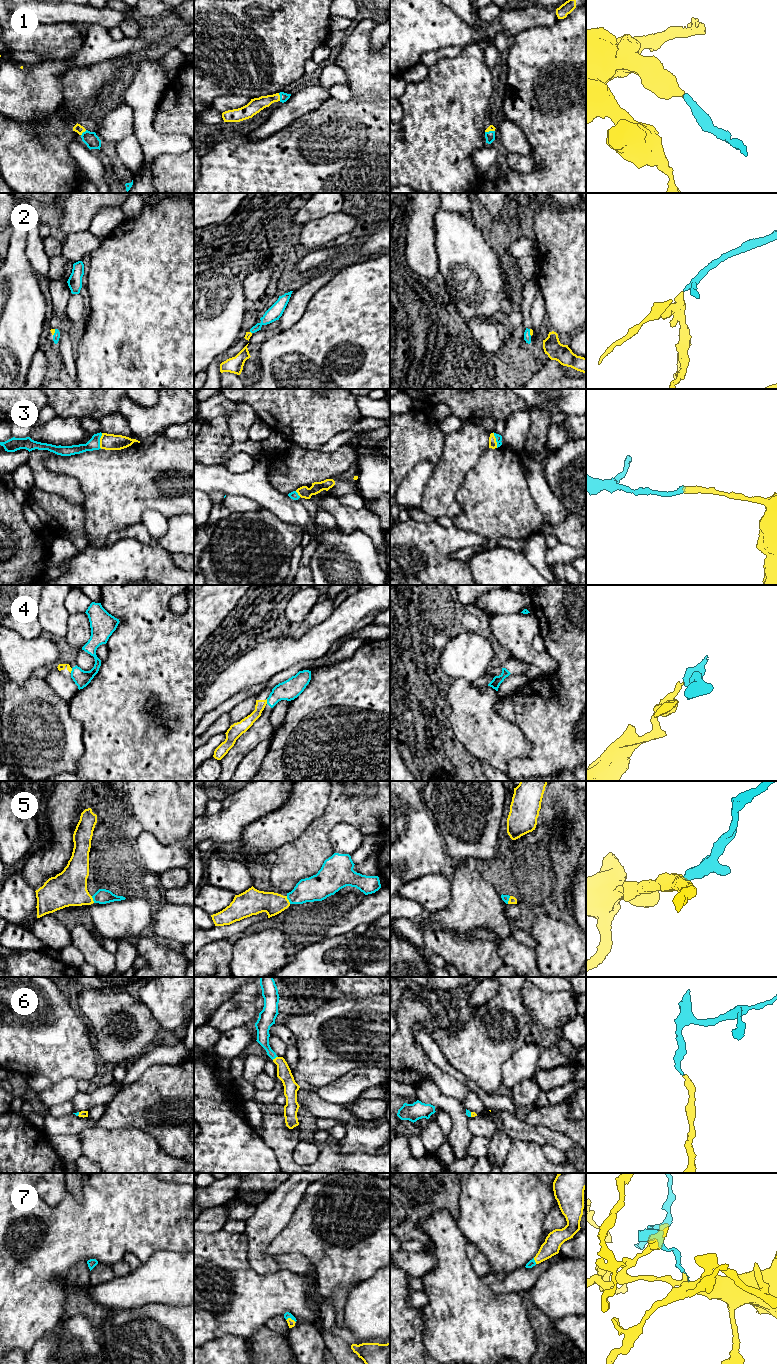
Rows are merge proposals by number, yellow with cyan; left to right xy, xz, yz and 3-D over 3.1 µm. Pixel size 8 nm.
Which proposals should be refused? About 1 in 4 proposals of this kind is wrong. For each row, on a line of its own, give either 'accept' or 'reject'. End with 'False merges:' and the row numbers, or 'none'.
1: accept
2: accept
3: accept
4: reject
5: accept
6: accept
7: accept
False merges: 4

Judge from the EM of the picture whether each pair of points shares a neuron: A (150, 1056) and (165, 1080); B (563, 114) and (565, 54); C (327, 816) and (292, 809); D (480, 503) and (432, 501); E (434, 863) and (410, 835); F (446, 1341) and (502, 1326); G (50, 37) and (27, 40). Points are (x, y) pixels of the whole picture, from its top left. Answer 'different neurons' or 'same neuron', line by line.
A: different neurons
B: same neuron
C: different neurons
D: different neurons
E: same neuron
F: same neuron
G: same neuron

